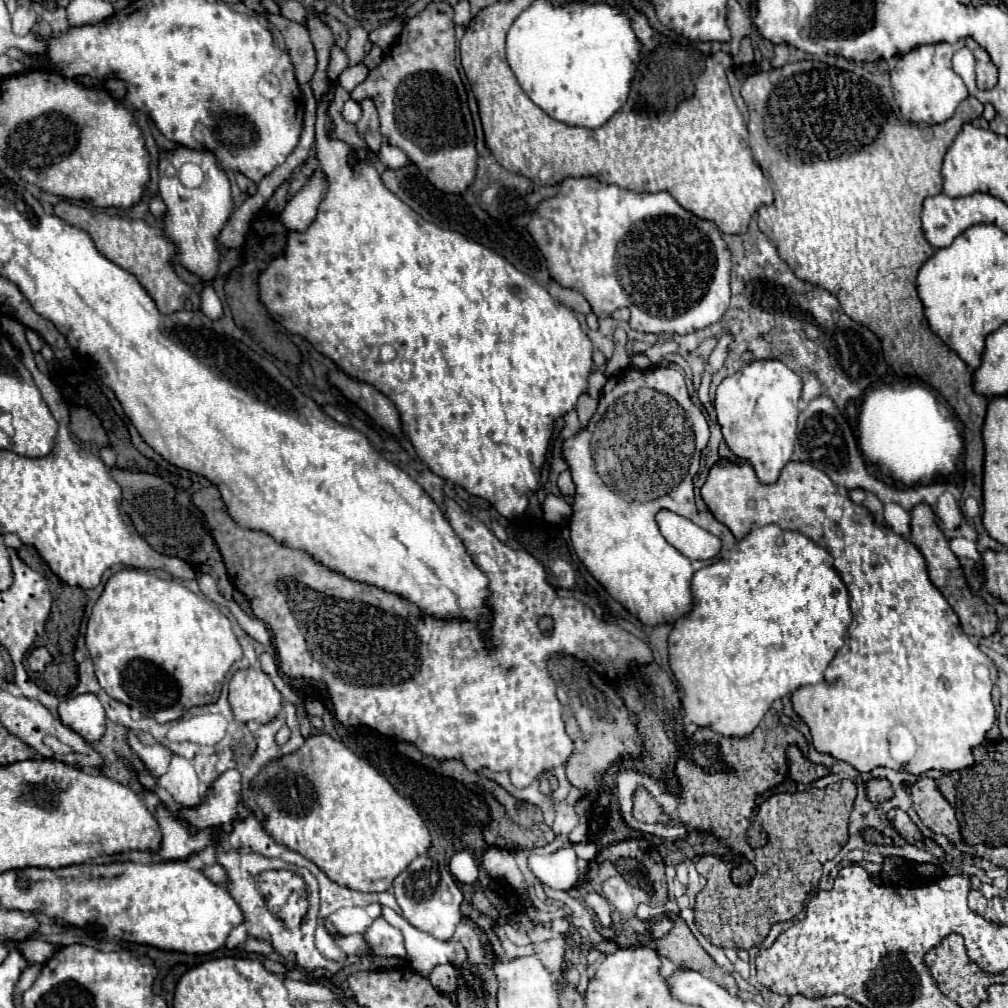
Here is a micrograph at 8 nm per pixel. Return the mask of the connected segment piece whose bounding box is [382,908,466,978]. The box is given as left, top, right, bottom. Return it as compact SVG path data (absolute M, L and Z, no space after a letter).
M382 908L382 916L392 926L402 930L404 940L406 940L406 950L410 956L410 966L416 974L428 978L430 972L438 965L452 964L456 968L462 968L466 964L466 952L460 944L436 942L436 938L414 928L390 908Z

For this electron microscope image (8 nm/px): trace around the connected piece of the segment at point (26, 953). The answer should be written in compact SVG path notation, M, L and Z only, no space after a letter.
M26 940L18 944L20 954L34 964L44 964L44 960L48 960L48 956L52 956L52 952L56 950L56 946L42 942L42 940Z

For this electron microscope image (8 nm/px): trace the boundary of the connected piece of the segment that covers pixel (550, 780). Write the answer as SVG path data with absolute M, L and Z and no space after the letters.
M544 772L544 774L540 774L538 780L540 780L540 792L546 794L546 796L552 794L552 792L558 788L558 780L556 780L556 776L554 776L552 772Z

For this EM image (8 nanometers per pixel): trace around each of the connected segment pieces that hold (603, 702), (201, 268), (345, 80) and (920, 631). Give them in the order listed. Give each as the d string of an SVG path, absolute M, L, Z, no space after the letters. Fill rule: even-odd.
M556 654L550 658L548 668L558 686L558 700L562 704L566 730L576 746L570 760L566 762L566 778L582 792L602 792L602 776L610 766L618 764L620 758L624 760L644 756L642 736L632 722L624 700L596 672L592 672L588 664L572 656Z
M178 146L176 152L160 156L160 196L168 206L168 214L164 216L164 226L168 238L178 248L178 262L186 266L190 272L202 276L204 280L212 282L218 272L220 250L216 248L216 234L222 230L226 220L232 212L232 196L230 196L230 182L216 166L216 160L210 152L198 152L192 148ZM184 164L200 164L204 172L204 184L189 188L184 186L179 178L179 170Z
M364 64L346 68L346 70L340 74L340 84L342 84L342 88L346 88L348 92L352 92L358 84L362 84L362 82L368 78L368 72L370 72L370 70L368 70Z
M718 460L712 468L710 468L710 474L708 474L708 480L704 482L702 486L702 498L706 500L710 512L716 516L718 522L726 524L730 528L730 532L734 534L736 540L744 538L752 528L760 528L760 526L768 526L768 524L776 524L780 526L782 530L798 530L800 534L812 538L816 544L820 544L824 550L828 550L834 558L834 566L836 570L840 572L846 588L848 588L848 594L850 594L850 610L852 610L852 624L848 626L848 632L846 632L846 638L844 638L844 646L838 650L838 654L834 656L834 660L830 662L830 666L826 668L826 680L822 684L814 684L814 686L804 686L804 688L798 688L794 694L792 694L792 706L794 706L794 712L808 724L810 732L812 732L812 744L818 752L822 754L830 754L834 756L836 760L844 760L848 764L852 764L858 772L862 774L868 774L872 772L874 768L880 768L880 766L886 766L886 768L892 768L892 770L906 770L910 774L924 774L928 770L940 770L940 772L954 772L954 770L962 770L966 766L972 766L974 764L974 756L972 756L972 748L980 746L984 740L986 740L986 734L990 732L990 728L994 726L996 722L996 710L994 710L994 704L992 704L992 686L998 682L998 668L996 664L962 632L960 628L960 622L958 622L958 616L956 612L950 608L950 604L944 600L944 596L940 594L940 590L930 582L928 578L928 568L926 568L926 560L924 556L920 554L920 550L912 544L912 542L906 542L902 536L894 534L888 526L882 526L882 524L876 524L872 514L864 508L864 506L858 506L854 504L846 492L842 492L832 484L832 480L820 472L818 468L812 468L808 464L802 464L802 462L788 462L786 468L782 470L780 478L774 482L774 484L762 484L758 478L756 478L756 472L754 468L748 464L748 462L732 462L732 460ZM854 514L860 514L862 520L860 522L854 522Z

